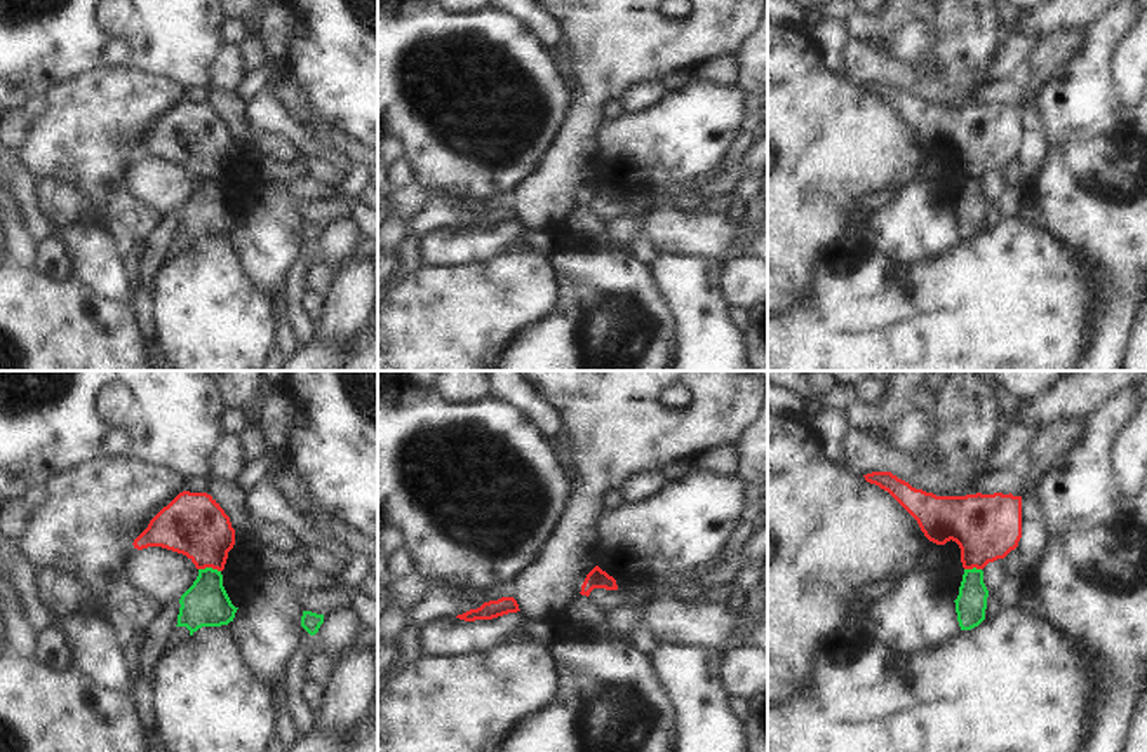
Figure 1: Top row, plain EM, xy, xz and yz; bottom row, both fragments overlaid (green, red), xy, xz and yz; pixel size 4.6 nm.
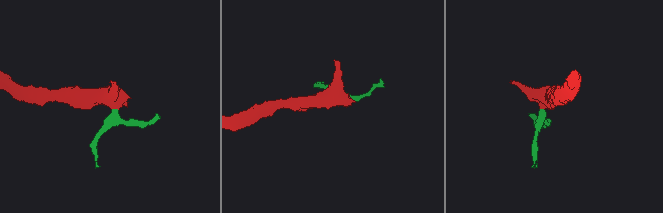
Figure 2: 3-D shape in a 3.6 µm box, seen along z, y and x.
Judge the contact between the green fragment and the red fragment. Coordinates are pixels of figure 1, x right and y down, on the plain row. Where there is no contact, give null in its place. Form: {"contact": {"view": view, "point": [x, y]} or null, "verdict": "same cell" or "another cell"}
{"contact": {"view": "xy", "point": [209, 178]}, "verdict": "another cell"}

